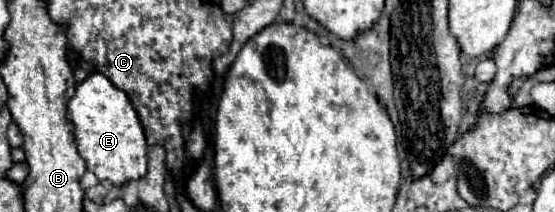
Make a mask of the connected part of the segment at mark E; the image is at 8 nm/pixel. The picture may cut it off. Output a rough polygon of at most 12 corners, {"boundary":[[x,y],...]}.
{"boundary":[[92,73],[68,101],[80,157],[100,181],[146,173],[128,95]]}

